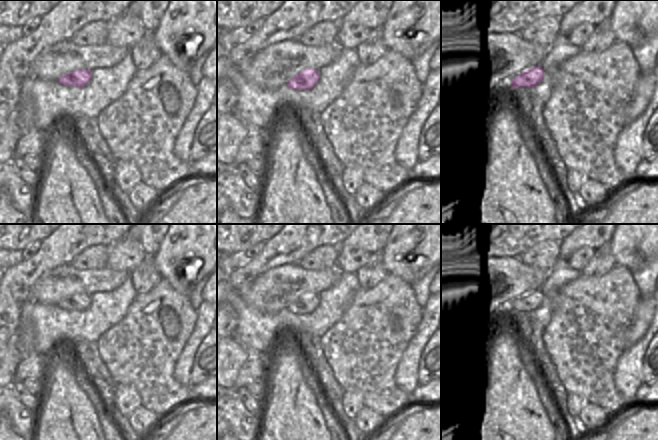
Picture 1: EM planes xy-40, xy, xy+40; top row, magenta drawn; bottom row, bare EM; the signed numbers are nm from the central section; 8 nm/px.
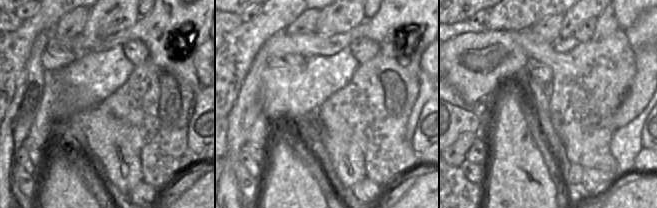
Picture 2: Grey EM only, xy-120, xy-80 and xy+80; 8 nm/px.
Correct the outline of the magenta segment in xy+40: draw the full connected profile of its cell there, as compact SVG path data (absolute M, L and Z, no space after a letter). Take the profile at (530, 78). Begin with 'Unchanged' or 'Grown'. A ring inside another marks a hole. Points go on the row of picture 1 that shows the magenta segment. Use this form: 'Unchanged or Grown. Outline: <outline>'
Grown. Outline: M535 66L529 70L525 70L518 76L512 79L512 86L510 88L510 95L514 99L514 102L521 109L524 117L529 123L533 134L540 140L540 143L550 160L555 174L559 180L560 187L562 190L568 190L568 185L566 183L566 173L568 171L566 165L562 161L556 143L552 139L545 123L544 117L542 115L543 106L548 101L550 96L550 79L545 74L541 66Z

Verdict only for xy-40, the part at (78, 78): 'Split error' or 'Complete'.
Complete

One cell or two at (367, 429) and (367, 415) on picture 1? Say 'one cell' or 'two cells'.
one cell

